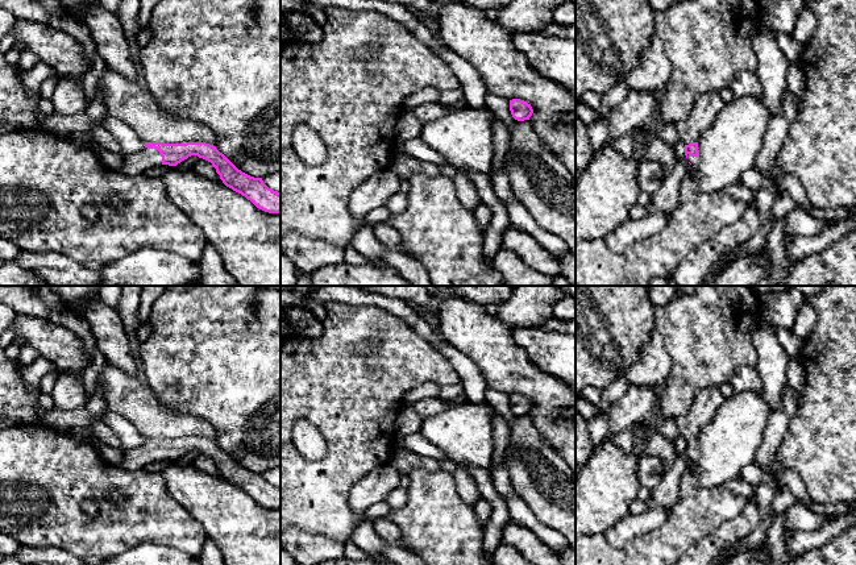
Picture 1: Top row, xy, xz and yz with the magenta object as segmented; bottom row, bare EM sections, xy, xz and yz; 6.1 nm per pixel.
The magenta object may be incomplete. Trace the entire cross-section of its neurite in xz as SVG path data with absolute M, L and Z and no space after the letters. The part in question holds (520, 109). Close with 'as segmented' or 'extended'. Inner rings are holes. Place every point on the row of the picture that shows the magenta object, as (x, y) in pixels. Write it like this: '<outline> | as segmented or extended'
M520 99L510 100L510 111L512 117L518 121L529 120L533 113L531 104Z | as segmented

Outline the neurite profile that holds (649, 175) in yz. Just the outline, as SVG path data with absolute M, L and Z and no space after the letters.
M645 159L639 161L637 183L641 191L656 192L664 179L665 174L660 165Z

